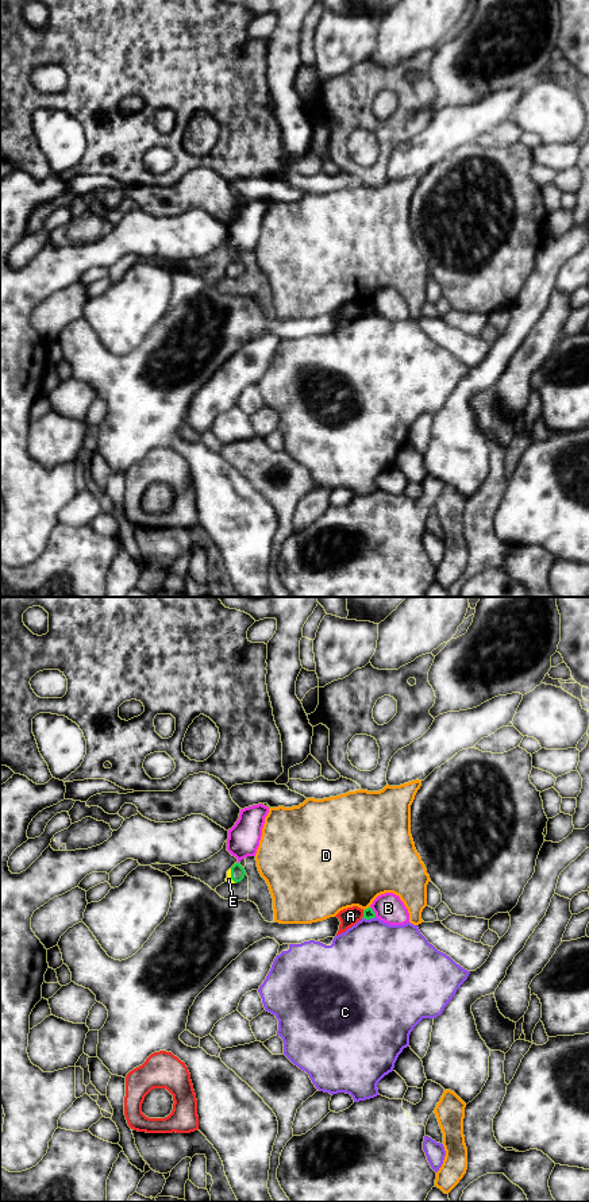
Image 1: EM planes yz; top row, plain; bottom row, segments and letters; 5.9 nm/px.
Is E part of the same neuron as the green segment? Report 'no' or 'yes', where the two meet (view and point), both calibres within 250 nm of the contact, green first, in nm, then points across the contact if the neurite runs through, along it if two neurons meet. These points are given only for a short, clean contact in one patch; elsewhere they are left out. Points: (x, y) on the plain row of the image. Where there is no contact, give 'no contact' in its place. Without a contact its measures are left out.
yes; meets green in yz at (231, 270); 90 nm thick on the green side, 40 nm on the other; runs through yz (238, 268), (231, 270), (228, 274)

